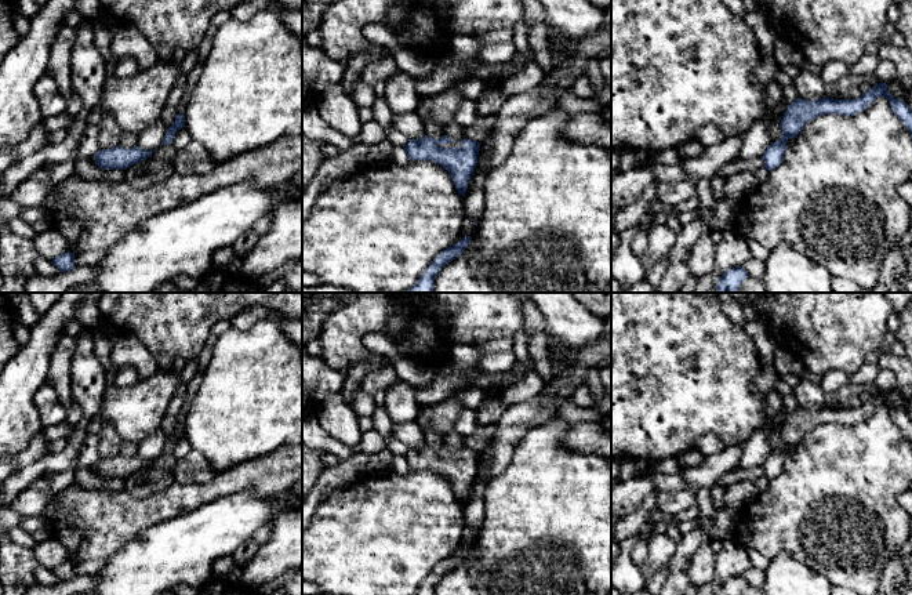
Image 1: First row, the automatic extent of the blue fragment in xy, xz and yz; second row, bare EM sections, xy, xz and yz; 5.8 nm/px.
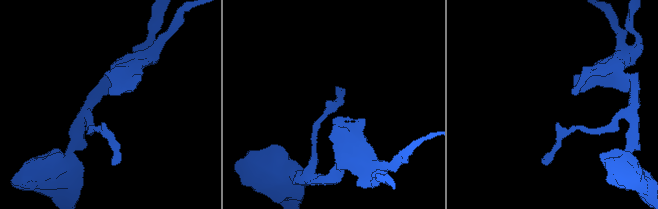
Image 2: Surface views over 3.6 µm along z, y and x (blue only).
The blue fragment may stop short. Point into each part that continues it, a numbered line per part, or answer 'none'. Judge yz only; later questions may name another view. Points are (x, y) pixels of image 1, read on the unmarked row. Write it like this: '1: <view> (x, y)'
none

